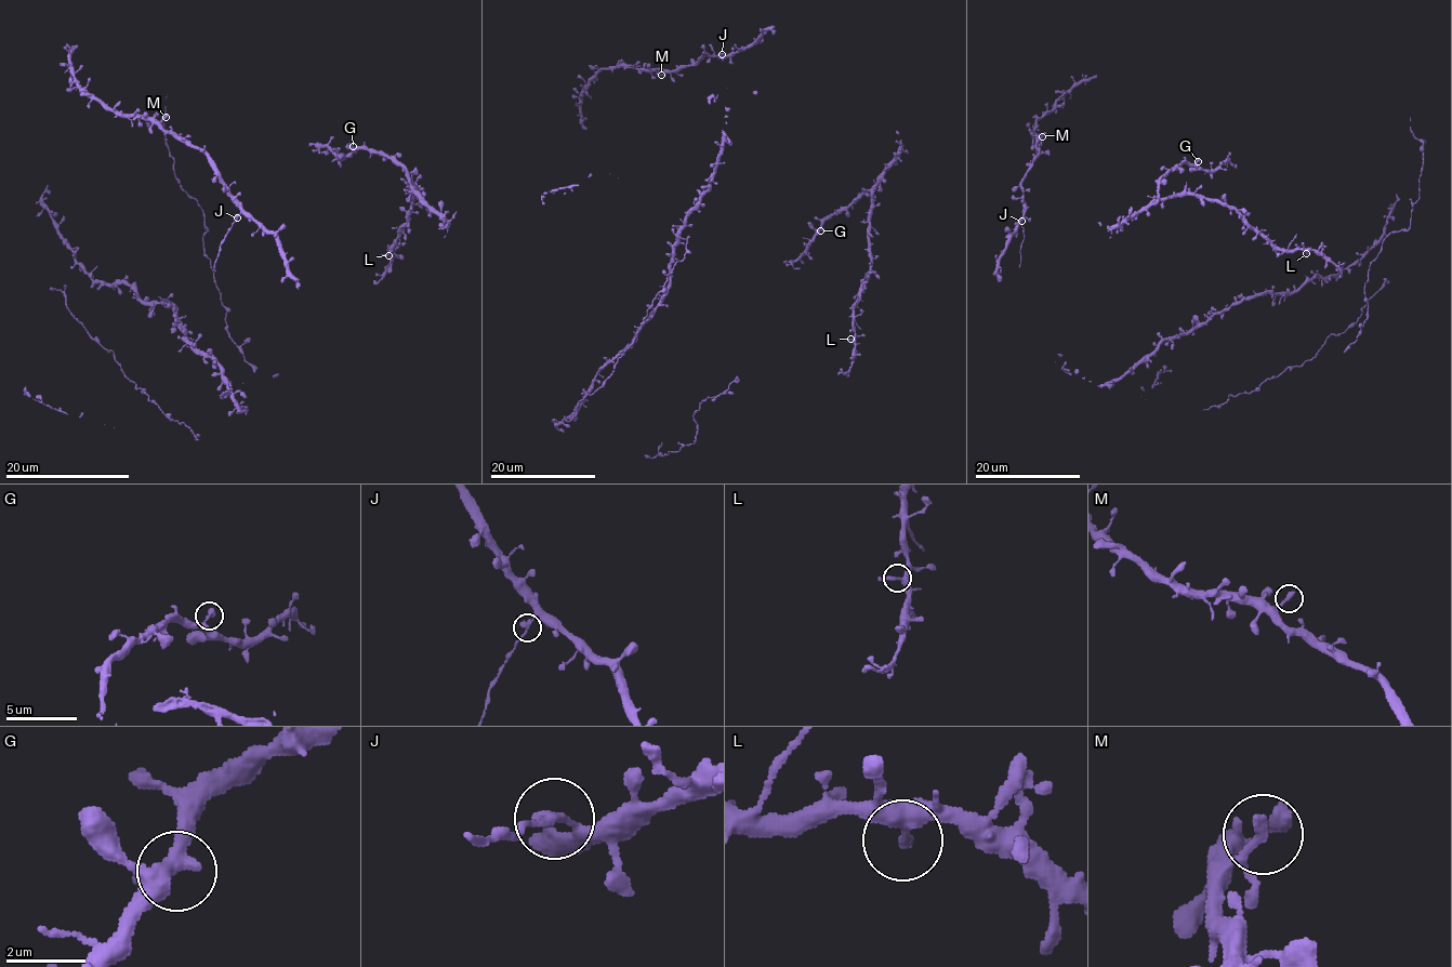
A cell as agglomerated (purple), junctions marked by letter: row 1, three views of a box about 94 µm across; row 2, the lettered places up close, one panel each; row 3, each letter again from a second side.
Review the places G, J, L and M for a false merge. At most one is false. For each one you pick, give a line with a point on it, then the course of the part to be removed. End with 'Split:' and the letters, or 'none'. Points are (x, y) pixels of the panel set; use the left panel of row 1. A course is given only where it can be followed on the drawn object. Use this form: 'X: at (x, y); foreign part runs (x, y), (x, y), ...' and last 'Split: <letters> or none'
J: at (237, 217); foreign part runs (237, 217), (220, 248), (213, 270)
Split: J

